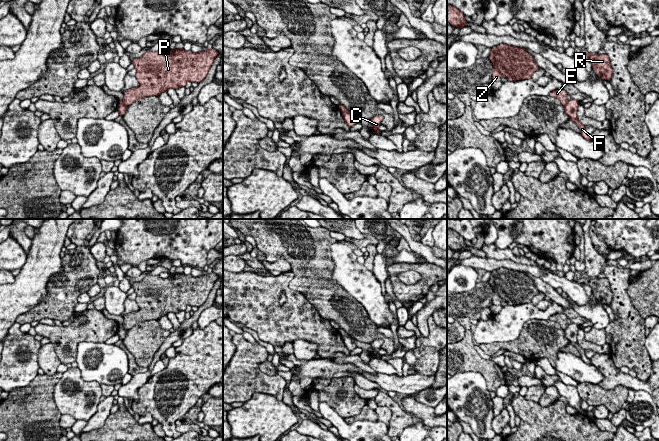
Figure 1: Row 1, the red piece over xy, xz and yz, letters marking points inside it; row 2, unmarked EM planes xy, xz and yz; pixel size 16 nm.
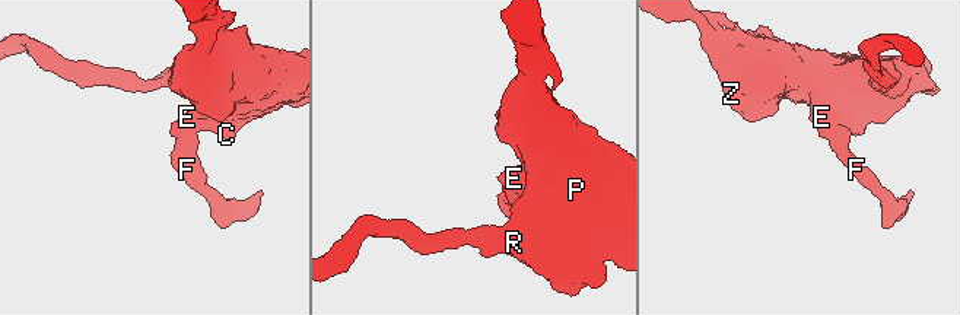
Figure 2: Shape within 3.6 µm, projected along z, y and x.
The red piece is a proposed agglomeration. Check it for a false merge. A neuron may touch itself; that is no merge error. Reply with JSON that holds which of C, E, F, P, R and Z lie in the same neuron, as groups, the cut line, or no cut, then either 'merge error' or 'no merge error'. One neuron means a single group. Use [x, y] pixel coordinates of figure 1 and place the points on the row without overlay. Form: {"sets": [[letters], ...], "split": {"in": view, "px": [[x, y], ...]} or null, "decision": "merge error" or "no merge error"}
{"sets": [["C", "E", "P", "R", "Z"], ["F"]], "split": {"in": "xz", "px": [[342, 335], [349, 336], [353, 340]]}, "decision": "merge error"}

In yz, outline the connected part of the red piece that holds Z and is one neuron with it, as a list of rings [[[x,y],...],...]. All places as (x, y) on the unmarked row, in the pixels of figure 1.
[[[501,267],[499,270],[493,271],[488,280],[493,288],[492,303],[500,304],[502,298],[508,305],[517,305],[532,302],[533,297],[540,293],[535,287],[534,282],[522,271],[514,271]]]

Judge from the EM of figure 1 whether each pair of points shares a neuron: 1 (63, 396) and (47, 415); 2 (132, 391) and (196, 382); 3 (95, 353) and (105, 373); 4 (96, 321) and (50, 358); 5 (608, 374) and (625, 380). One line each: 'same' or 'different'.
1: different
2: different
3: same
4: different
5: same

